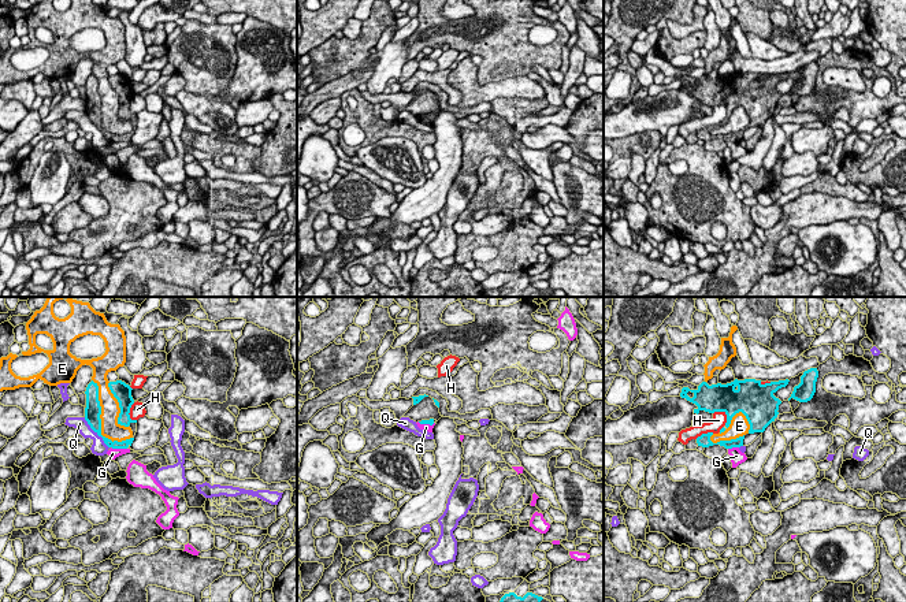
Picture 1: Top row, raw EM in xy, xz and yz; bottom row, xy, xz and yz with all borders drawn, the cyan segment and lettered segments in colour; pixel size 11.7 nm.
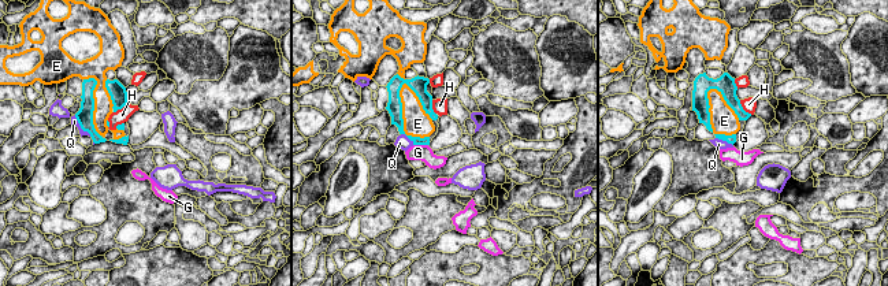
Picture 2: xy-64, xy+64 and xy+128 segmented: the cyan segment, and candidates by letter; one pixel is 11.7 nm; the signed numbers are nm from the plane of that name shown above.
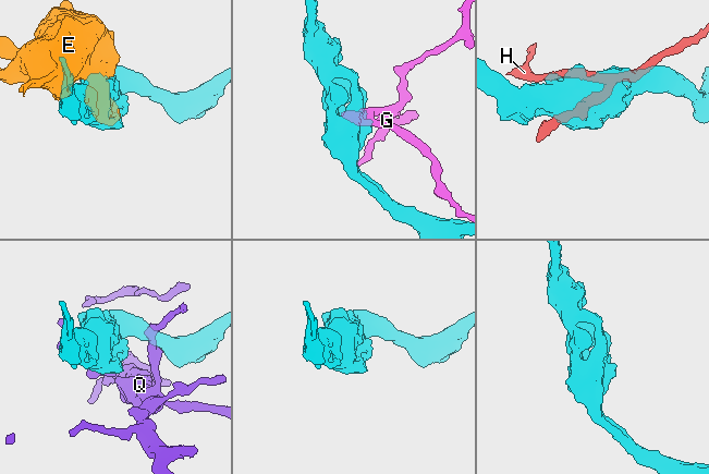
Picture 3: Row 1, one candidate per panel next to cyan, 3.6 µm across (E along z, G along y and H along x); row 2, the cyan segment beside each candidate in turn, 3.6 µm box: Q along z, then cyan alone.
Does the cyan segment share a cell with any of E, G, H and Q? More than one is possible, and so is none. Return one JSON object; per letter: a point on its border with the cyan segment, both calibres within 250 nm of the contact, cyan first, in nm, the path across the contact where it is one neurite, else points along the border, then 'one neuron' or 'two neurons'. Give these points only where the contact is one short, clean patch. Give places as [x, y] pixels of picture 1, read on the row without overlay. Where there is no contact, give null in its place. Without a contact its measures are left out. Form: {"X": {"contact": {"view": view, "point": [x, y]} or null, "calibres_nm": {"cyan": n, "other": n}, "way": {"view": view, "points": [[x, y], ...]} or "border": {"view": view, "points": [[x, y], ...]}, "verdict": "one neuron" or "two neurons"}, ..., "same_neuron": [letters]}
{"E": {"contact": {"view": "xy", "point": [100, 115]}, "calibres_nm": {"cyan": 190, "other": 220}, "verdict": "two neurons"}, "G": {"contact": {"view": "xy", "point": [119, 141]}, "calibres_nm": {"cyan": 100, "other": 120}, "verdict": "two neurons"}, "H": {"contact": {"view": "yz", "point": [727, 115]}, "calibres_nm": {"cyan": 300, "other": 170}, "verdict": "two neurons"}, "Q": {"contact": {"view": "xy", "point": [96, 125]}, "calibres_nm": {"cyan": 190, "other": 180}, "border": {"view": "xy", "points": [[84, 111], [108, 141]]}, "verdict": "two neurons"}, "same_neuron": []}

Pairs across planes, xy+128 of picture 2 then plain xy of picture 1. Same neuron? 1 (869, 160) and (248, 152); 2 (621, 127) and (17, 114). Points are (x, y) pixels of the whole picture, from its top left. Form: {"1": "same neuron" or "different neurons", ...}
{"1": "same neuron", "2": "same neuron"}

